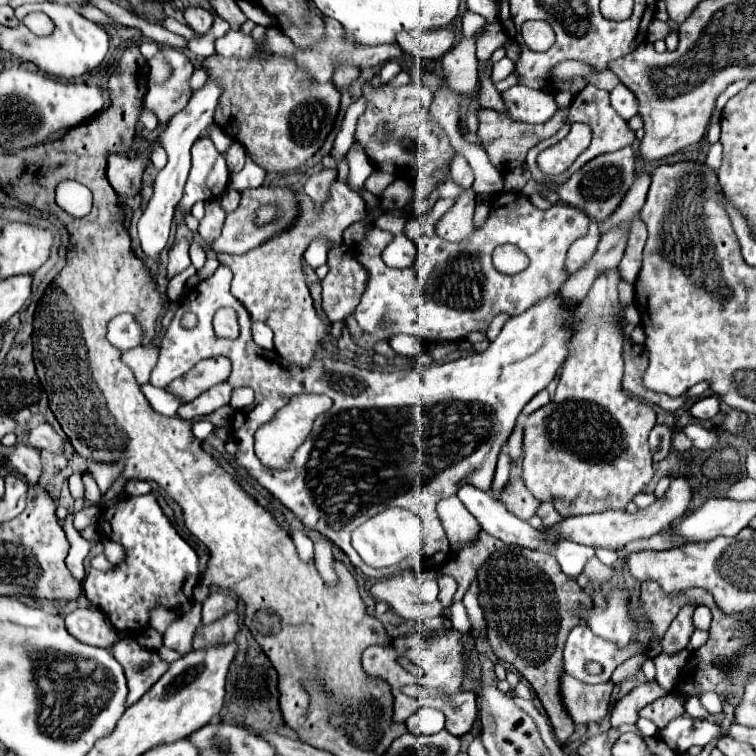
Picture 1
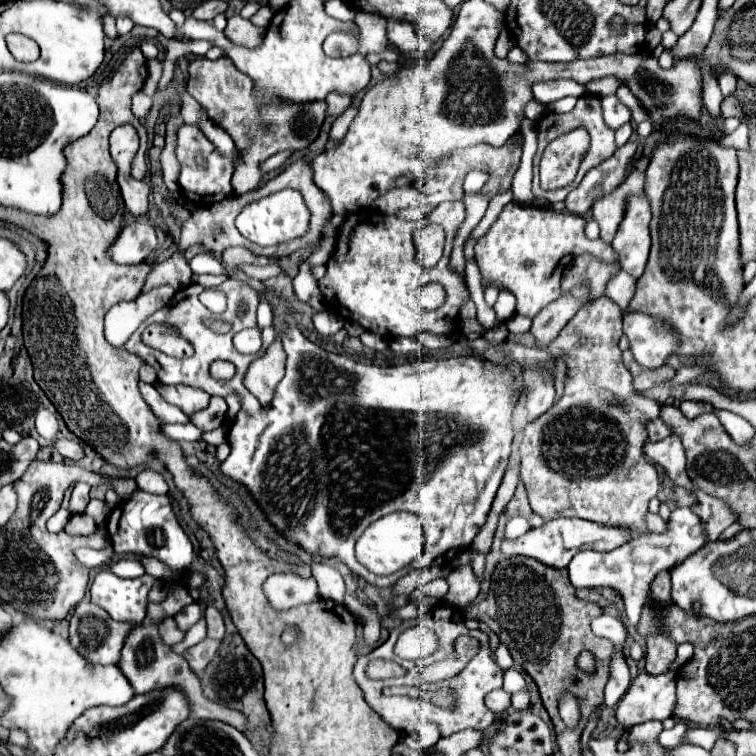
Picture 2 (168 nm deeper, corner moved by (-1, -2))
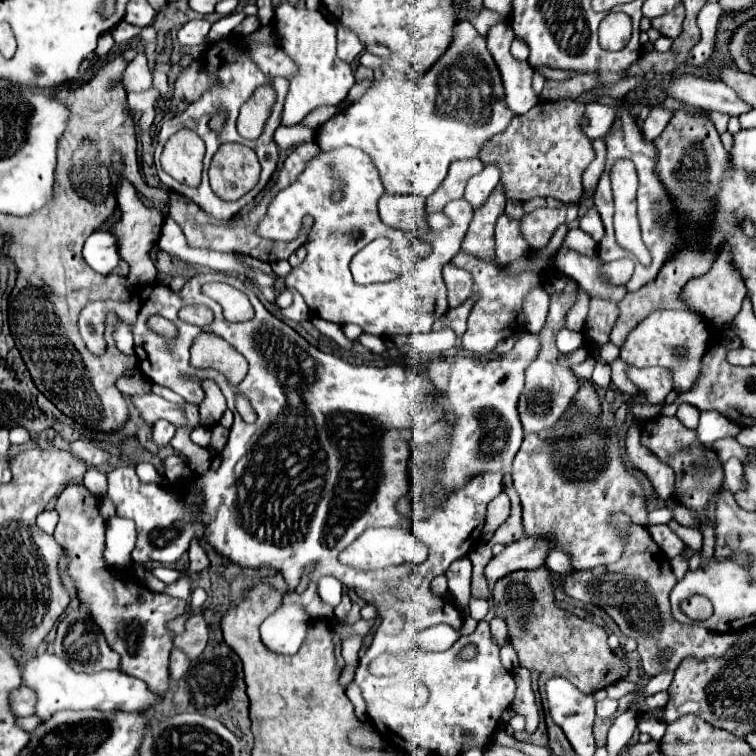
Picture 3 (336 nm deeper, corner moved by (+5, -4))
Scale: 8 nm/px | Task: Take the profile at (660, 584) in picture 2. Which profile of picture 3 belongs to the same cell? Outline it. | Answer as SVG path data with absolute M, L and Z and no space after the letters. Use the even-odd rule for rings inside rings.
M626 514L612 516L612 526L618 532L626 534L626 544L624 544L624 552L622 552L620 560L614 562L614 564L608 564L608 566L596 566L596 568L590 568L590 570L574 570L572 574L566 574L566 576L562 574L560 582L564 586L564 592L570 594L578 602L598 604L618 624L618 628L628 638L634 638L636 644L638 644L638 654L642 658L644 672L650 674L650 676L656 676L656 674L666 672L666 670L676 670L678 664L684 658L696 658L696 660L722 658L738 642L738 634L718 634L718 632L710 632L710 630L698 628L698 626L680 626L670 614L670 600L668 600L668 596L670 596L672 588L676 586L676 578L672 574L668 556L652 540L652 536L648 534L646 526L630 522L630 518Z

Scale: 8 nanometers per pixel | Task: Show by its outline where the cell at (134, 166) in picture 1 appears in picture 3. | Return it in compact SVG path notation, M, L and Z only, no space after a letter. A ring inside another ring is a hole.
M120 180L118 190L116 190L116 198L118 198L118 208L120 208L120 220L114 226L110 226L108 232L112 232L116 236L120 258L130 264L128 282L132 286L150 284L150 282L156 280L156 274L158 274L152 260L150 260L150 250L158 244L160 230L162 230L162 224L164 224L164 214L158 208L144 206L136 188L128 180Z

